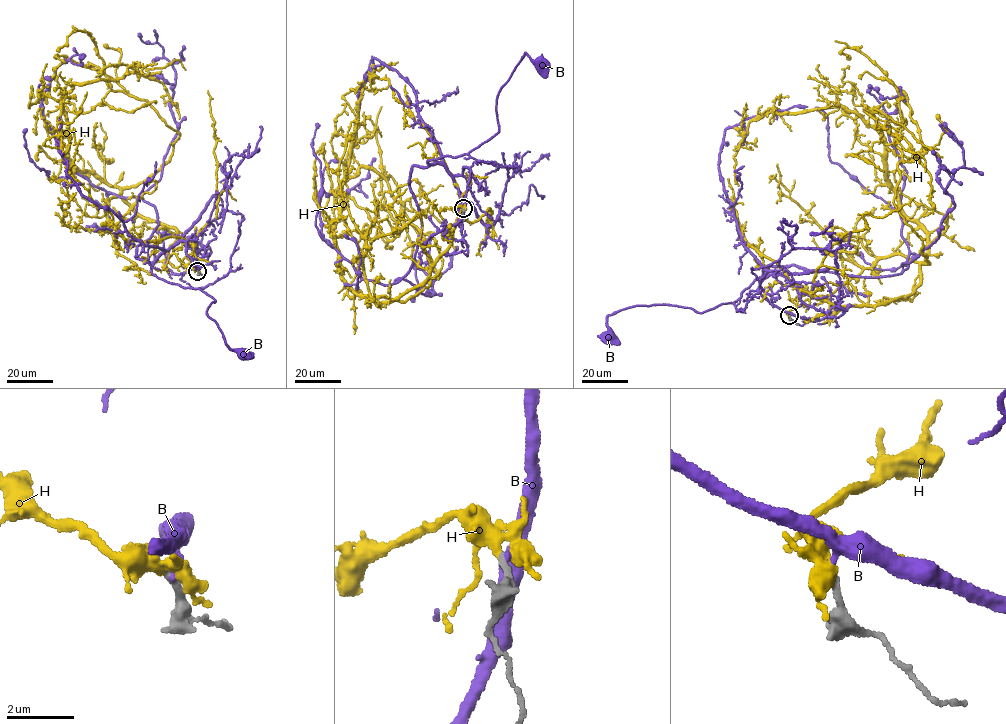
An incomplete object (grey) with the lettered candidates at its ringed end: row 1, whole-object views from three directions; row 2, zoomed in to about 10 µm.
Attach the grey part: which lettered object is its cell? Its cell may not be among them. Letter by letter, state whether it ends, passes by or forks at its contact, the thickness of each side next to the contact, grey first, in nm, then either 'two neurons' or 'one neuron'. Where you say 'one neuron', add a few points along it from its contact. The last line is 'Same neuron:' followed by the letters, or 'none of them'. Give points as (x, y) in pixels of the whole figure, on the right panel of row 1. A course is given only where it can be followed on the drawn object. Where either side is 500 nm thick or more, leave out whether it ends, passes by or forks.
B: it ends; calibres 220 and 140 nm; two neurons
H: it forks; calibres 220 and 220 nm; one neuron; course (789, 315), (808, 293), (904, 297), (929, 262), (893, 200), (924, 148), (906, 99), (903, 125), (847, 93)
Same neuron: H

